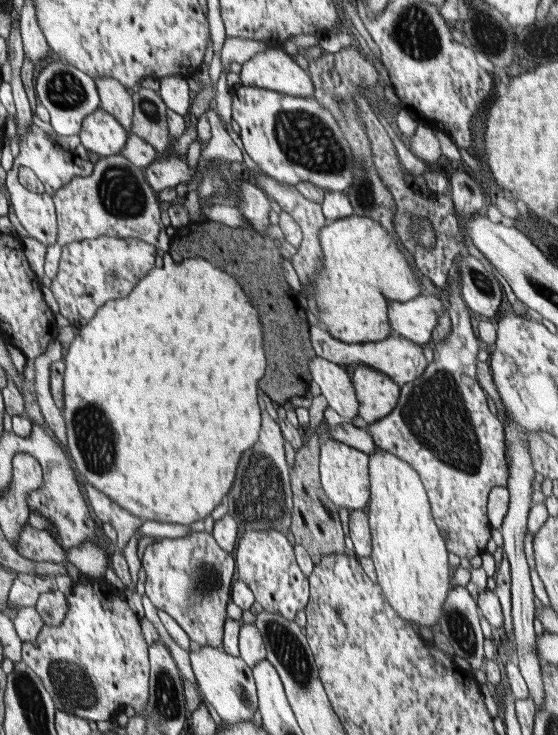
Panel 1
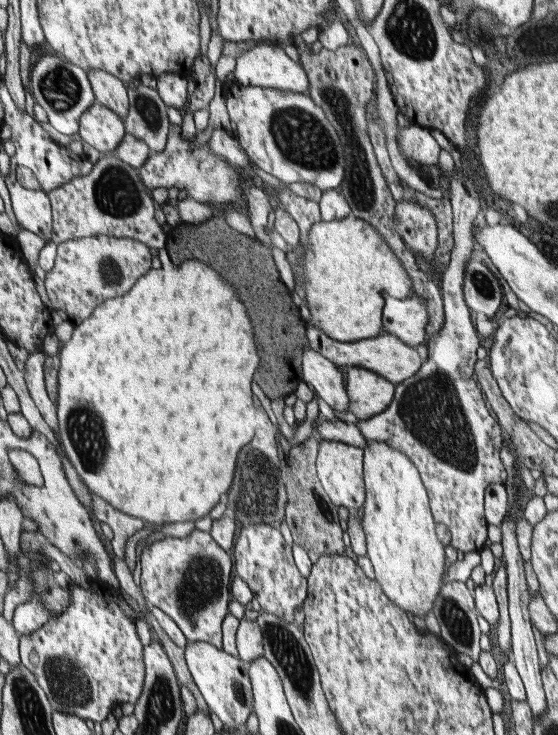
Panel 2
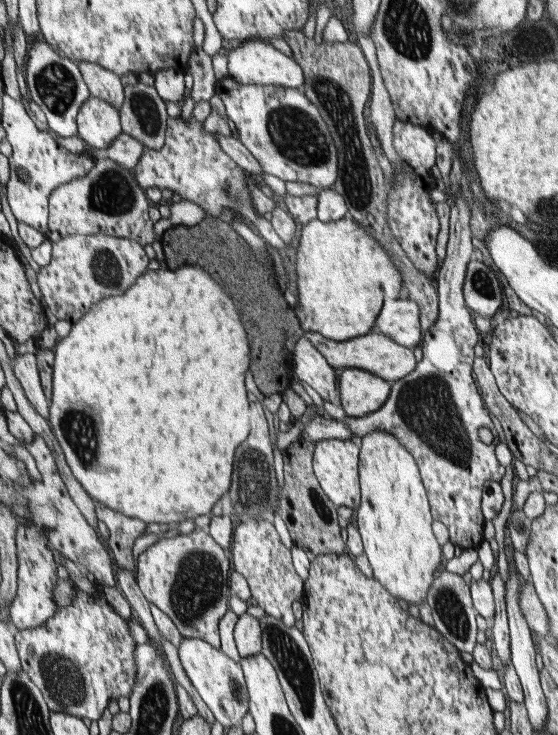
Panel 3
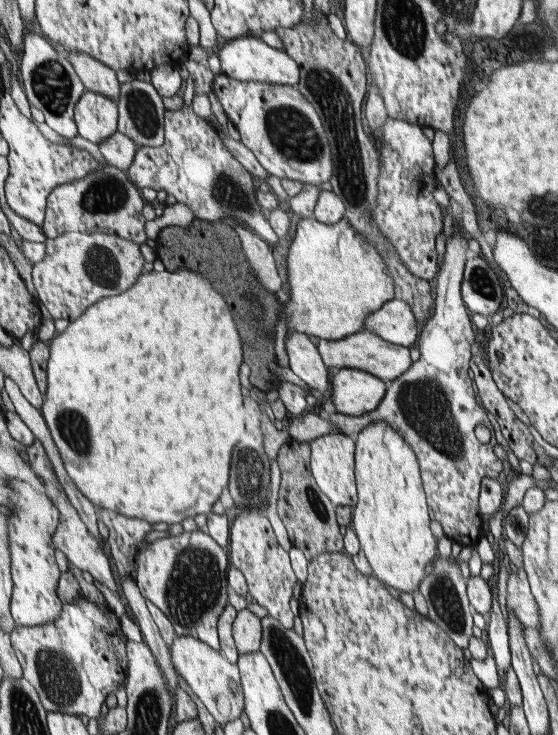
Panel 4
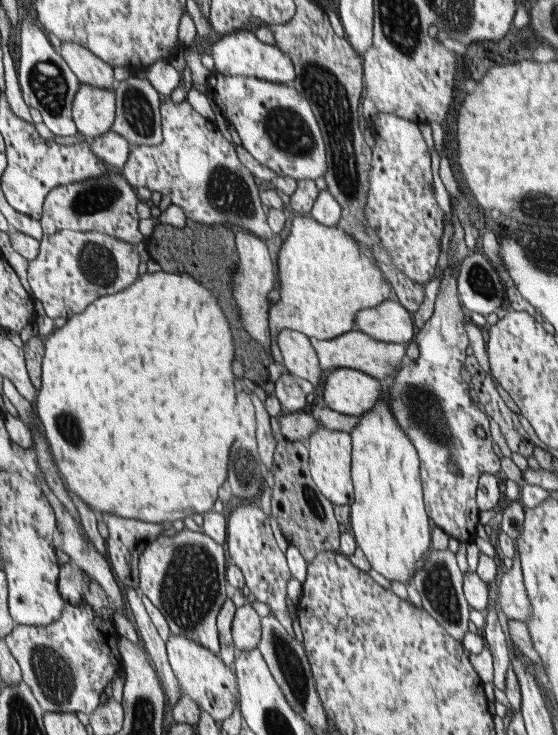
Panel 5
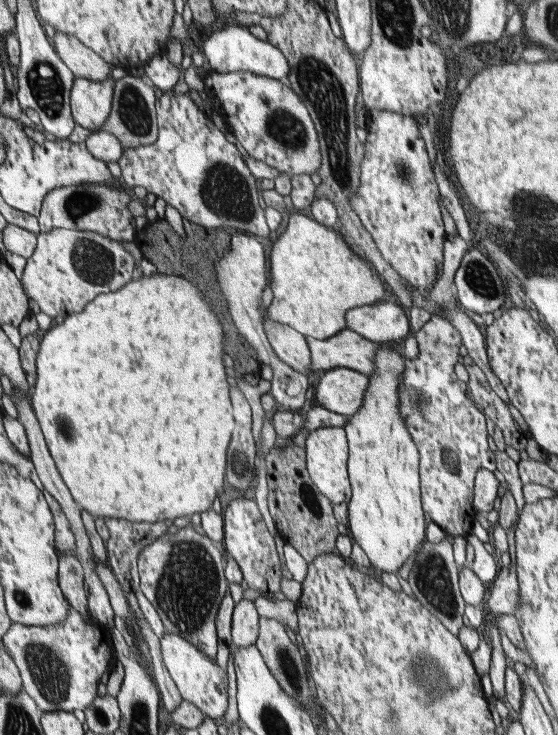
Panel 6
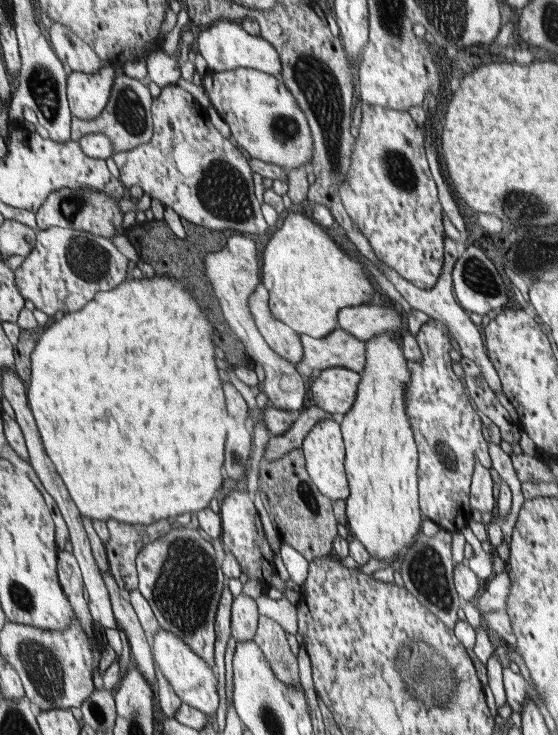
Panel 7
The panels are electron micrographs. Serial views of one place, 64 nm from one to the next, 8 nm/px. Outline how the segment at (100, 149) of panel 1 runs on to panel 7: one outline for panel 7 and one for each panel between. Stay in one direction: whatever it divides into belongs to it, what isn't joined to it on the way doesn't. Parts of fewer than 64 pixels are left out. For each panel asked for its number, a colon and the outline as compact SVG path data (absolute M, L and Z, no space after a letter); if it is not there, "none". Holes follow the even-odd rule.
2: M93 100L93 104L79 116L79 136L97 152L113 152L121 138L123 126L115 112Z
3: M89 96L77 110L77 136L91 148L107 148L123 128L119 128L119 110L105 100Z
4: M87 90L79 96L73 108L73 122L77 128L77 136L89 140L91 144L101 144L111 134L115 134L115 126L119 124L119 106L117 100L95 94Z
5: M81 82L71 100L71 118L85 140L107 134L115 118L113 88L99 88Z
6: M111 74L105 80L89 80L75 76L69 90L71 118L85 130L95 130L105 122L111 110L111 98L115 96Z
7: M103 62L103 66L93 74L77 70L67 74L65 98L71 116L85 120L97 118L103 112L103 106L107 106L107 98L111 98L111 88L115 84L113 76L115 70L111 68L111 62Z

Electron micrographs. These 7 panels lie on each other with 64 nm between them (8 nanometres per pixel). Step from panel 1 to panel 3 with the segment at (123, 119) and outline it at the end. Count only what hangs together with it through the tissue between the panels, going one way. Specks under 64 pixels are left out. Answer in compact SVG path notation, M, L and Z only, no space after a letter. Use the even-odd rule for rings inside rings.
M75 60L75 64L81 72L85 86L89 88L89 96L105 100L115 110L119 110L123 104L123 98L125 98L125 94L123 94L125 90L123 90L123 84L119 84L119 76L95 62Z

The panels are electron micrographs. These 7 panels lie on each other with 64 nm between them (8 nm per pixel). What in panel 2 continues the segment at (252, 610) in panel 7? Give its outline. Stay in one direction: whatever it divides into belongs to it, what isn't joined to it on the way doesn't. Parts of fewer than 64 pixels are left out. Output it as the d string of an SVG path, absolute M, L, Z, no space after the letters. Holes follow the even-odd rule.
M241 618L235 632L237 660L251 662L255 658L263 658L263 634L261 628L253 620Z

